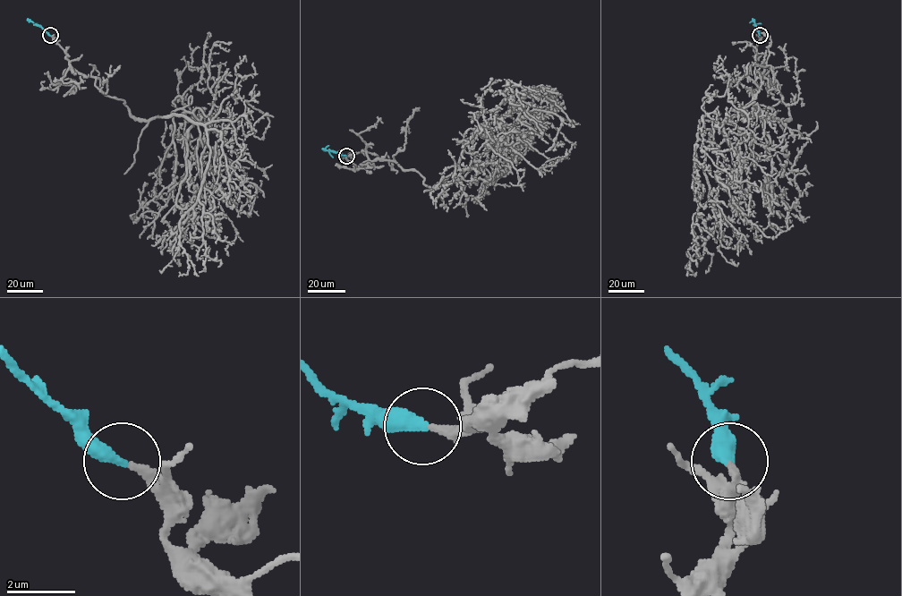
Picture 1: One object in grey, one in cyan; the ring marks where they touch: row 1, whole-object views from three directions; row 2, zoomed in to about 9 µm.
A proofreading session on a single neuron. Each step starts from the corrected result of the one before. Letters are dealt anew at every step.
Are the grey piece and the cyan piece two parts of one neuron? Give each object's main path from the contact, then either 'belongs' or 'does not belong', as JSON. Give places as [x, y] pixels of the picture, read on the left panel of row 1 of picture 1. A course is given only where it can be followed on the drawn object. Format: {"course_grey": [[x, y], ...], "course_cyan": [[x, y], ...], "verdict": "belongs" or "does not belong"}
{"course_grey": [[50, 36], [132, 116], [184, 115], [205, 128], [209, 163], [180, 220], [189, 268], [179, 272]], "course_cyan": [[50, 36], [33, 22]], "verdict": "belongs"}

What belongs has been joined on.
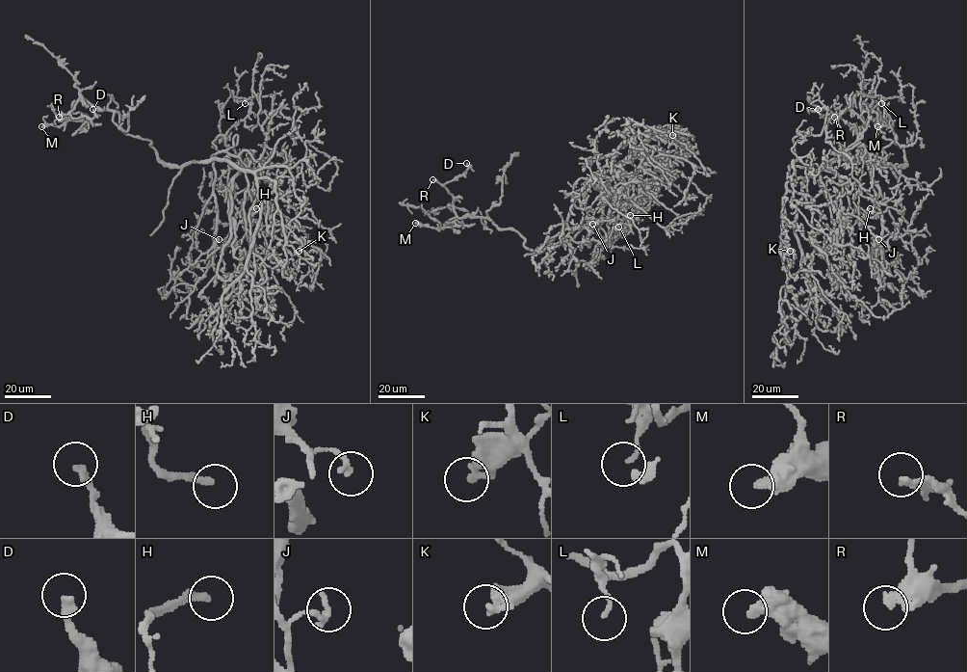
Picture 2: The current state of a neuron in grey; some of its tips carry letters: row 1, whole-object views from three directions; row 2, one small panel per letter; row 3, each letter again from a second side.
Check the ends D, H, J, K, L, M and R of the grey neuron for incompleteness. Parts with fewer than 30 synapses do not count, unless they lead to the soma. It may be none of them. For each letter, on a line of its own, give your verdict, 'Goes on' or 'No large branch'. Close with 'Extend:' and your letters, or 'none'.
D: No large branch
H: Goes on
J: No large branch
K: No large branch
L: No large branch
M: Goes on
R: Goes on
Extend: H, M, R

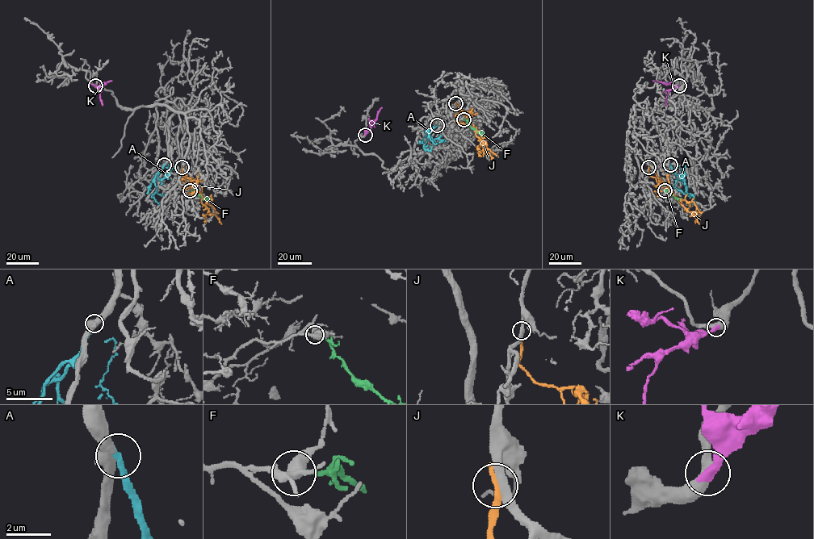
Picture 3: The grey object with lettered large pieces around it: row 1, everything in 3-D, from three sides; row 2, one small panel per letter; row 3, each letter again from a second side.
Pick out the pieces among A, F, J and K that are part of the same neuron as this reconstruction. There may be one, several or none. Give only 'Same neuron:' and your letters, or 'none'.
Same neuron: A, K

